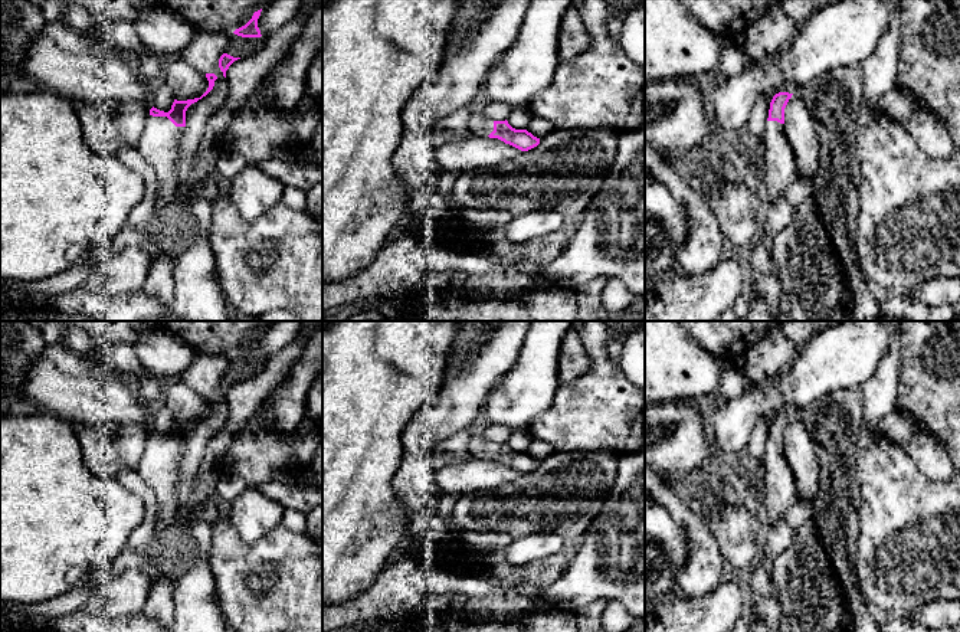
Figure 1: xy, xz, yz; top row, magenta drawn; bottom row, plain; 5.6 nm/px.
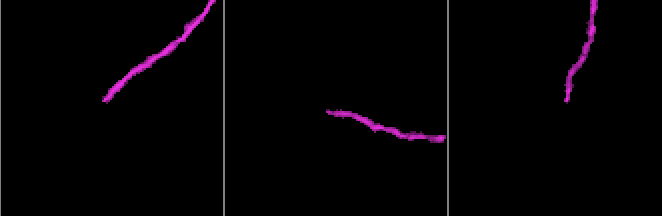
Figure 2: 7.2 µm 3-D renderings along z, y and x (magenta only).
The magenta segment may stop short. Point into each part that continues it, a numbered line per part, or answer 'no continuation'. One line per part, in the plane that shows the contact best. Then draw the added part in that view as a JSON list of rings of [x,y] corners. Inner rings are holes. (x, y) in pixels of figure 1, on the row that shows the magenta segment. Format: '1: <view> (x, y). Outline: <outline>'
1: xy (159, 144). Outline: [[[148,115],[135,147],[157,174],[155,206],[166,206],[178,190],[177,160],[184,131],[186,127],[176,127],[167,117]]]

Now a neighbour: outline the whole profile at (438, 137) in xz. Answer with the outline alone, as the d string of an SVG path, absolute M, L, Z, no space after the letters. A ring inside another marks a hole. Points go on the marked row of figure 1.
M466 108L453 111L450 115L442 118L438 127L430 132L427 145L433 150L455 140L463 140L468 134L468 122L471 114Z

